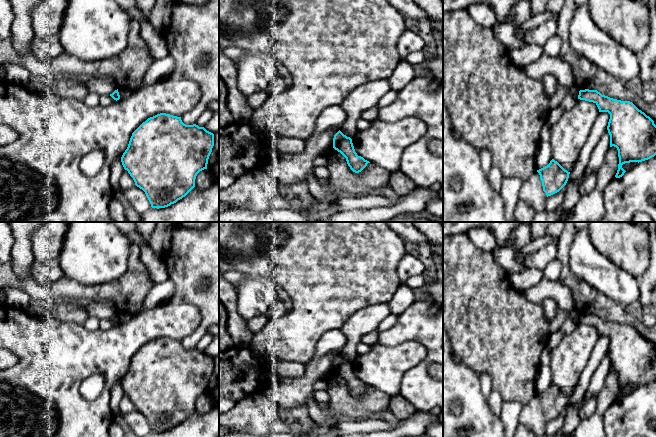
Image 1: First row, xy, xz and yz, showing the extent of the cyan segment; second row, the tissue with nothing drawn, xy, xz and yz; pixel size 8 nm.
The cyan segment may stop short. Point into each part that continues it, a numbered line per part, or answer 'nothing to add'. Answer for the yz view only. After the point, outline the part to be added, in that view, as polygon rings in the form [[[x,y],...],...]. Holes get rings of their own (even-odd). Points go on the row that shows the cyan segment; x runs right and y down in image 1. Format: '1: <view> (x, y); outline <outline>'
1: yz (531, 191); outline [[[537,171],[527,181],[523,182],[519,195],[527,205],[534,209],[536,214],[546,210],[547,195],[543,191],[542,181]]]

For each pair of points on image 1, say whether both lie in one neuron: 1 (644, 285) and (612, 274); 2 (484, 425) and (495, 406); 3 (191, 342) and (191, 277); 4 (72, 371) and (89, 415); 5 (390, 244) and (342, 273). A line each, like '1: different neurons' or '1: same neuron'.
1: different neurons
2: different neurons
3: same neuron
4: same neuron
5: same neuron

